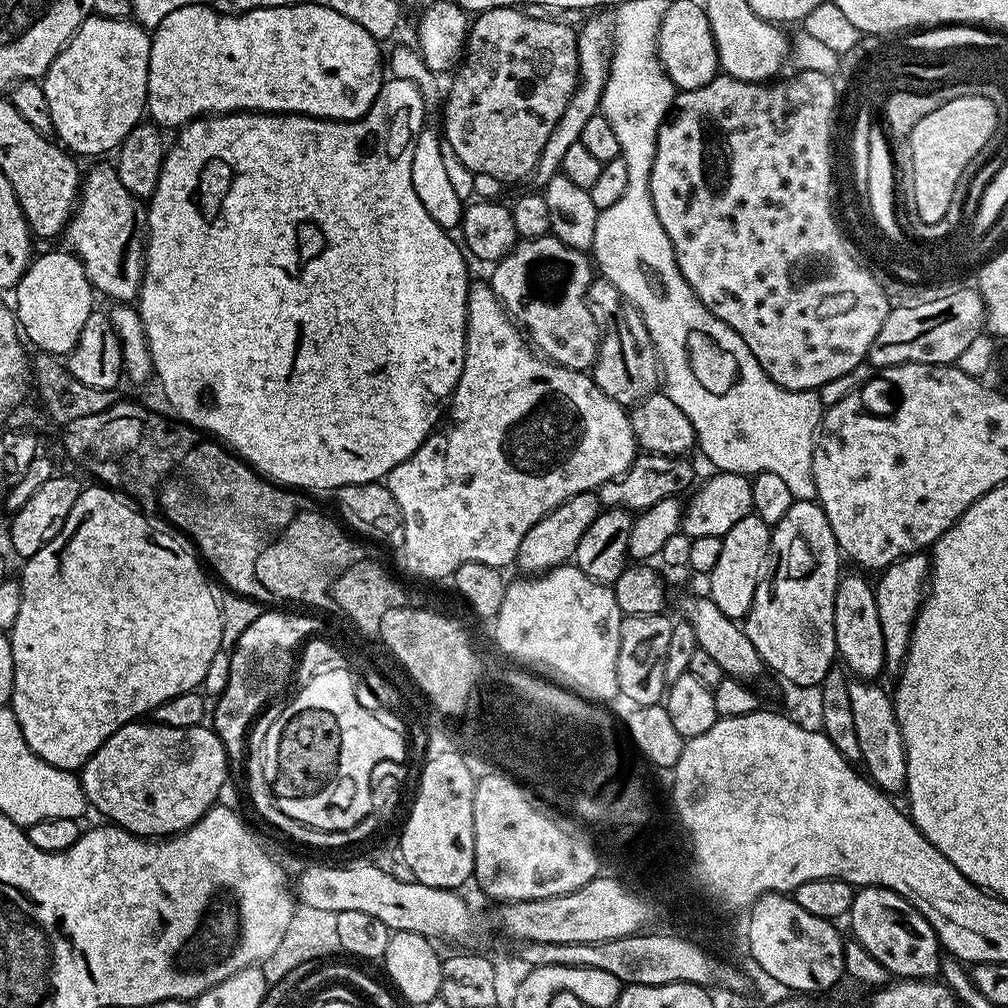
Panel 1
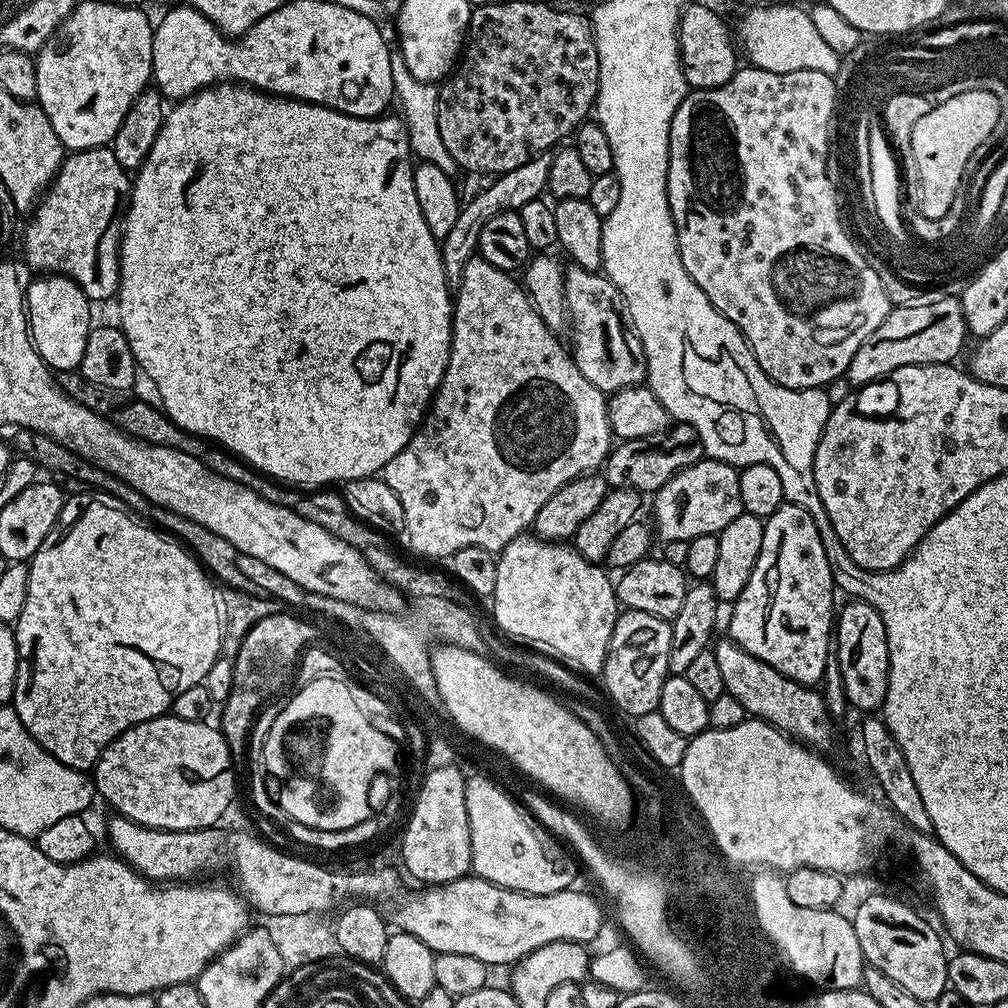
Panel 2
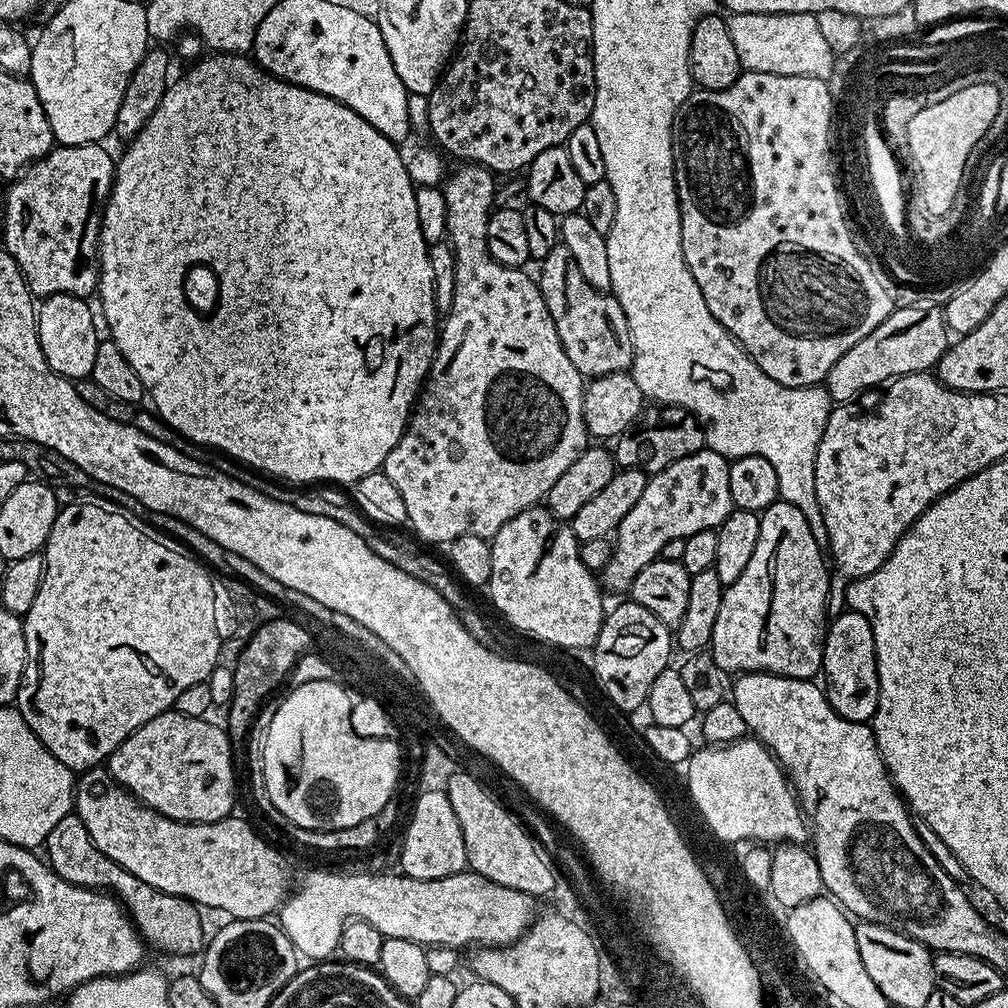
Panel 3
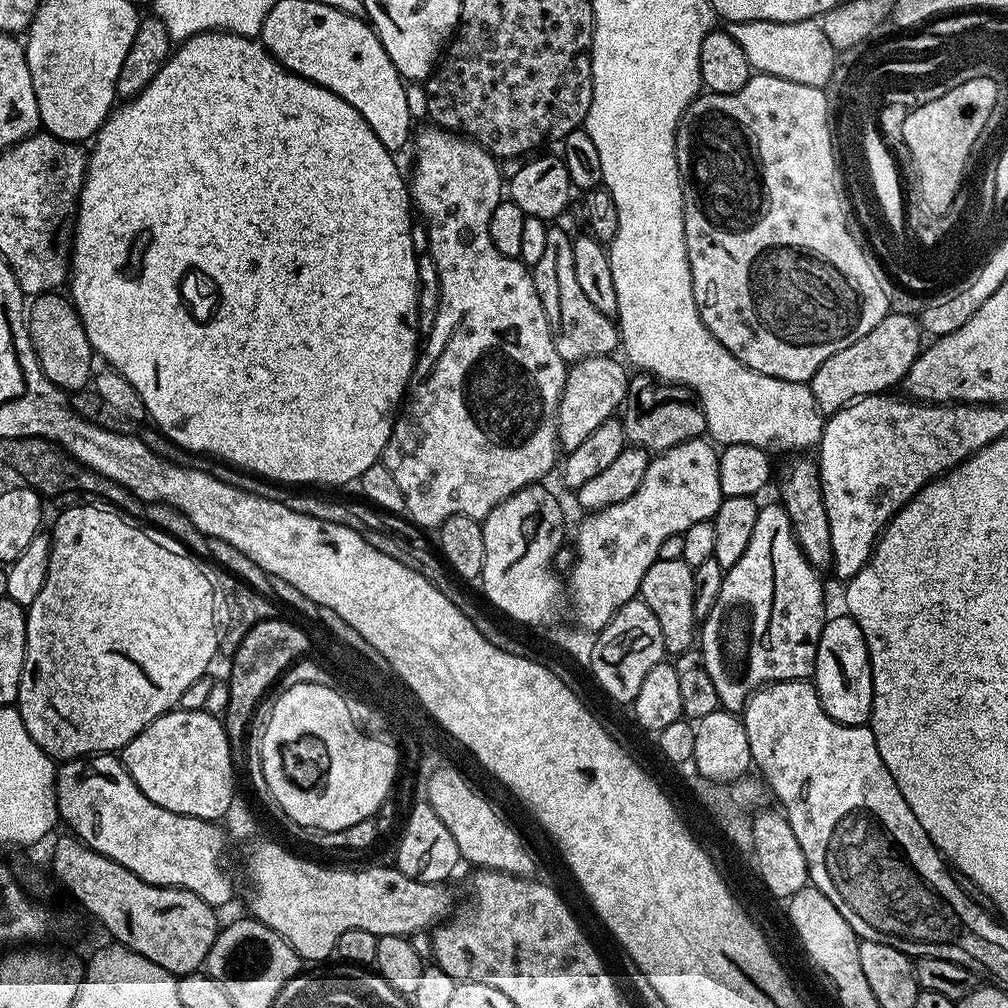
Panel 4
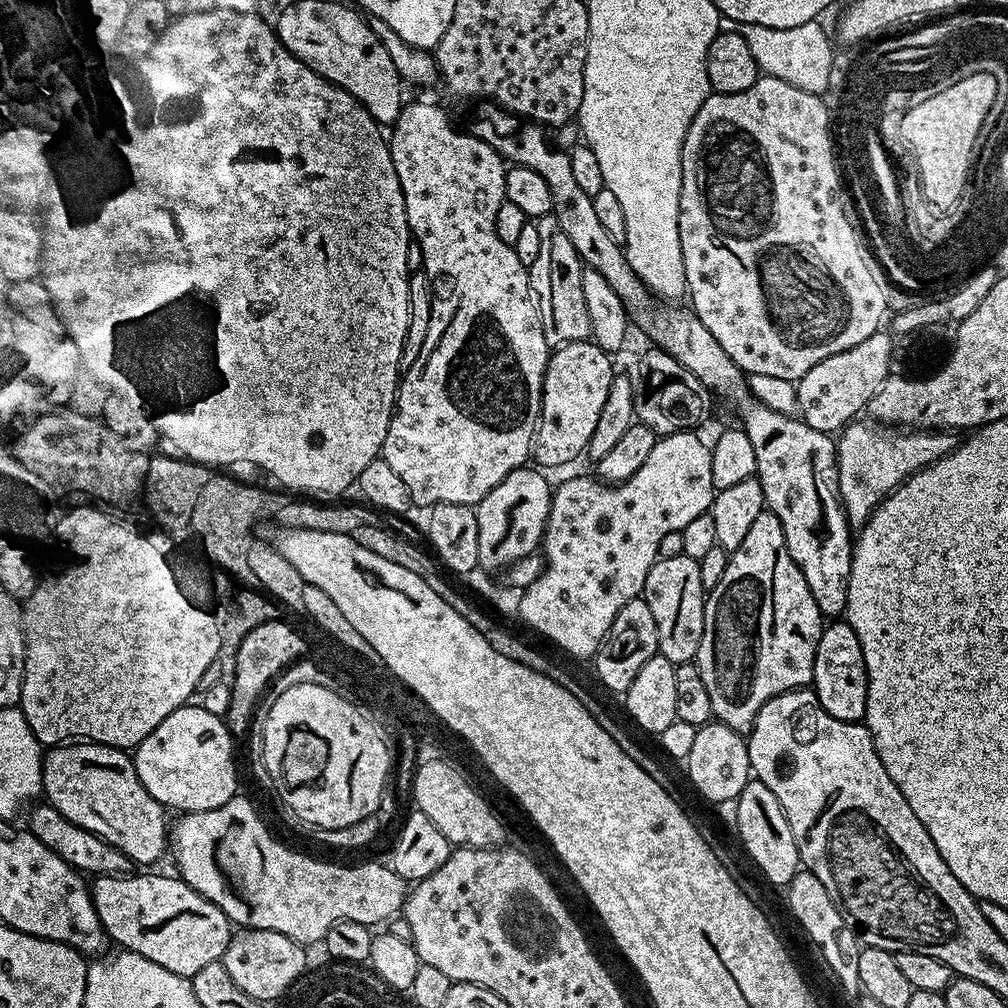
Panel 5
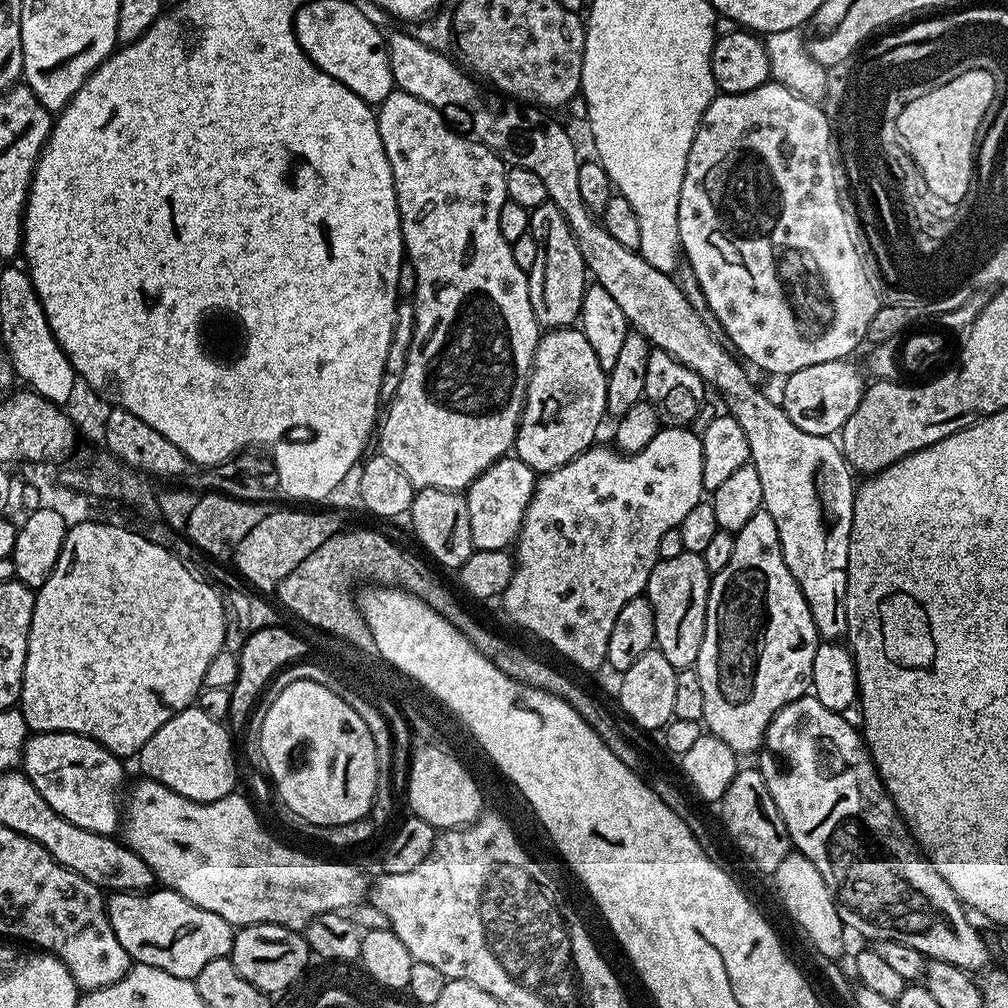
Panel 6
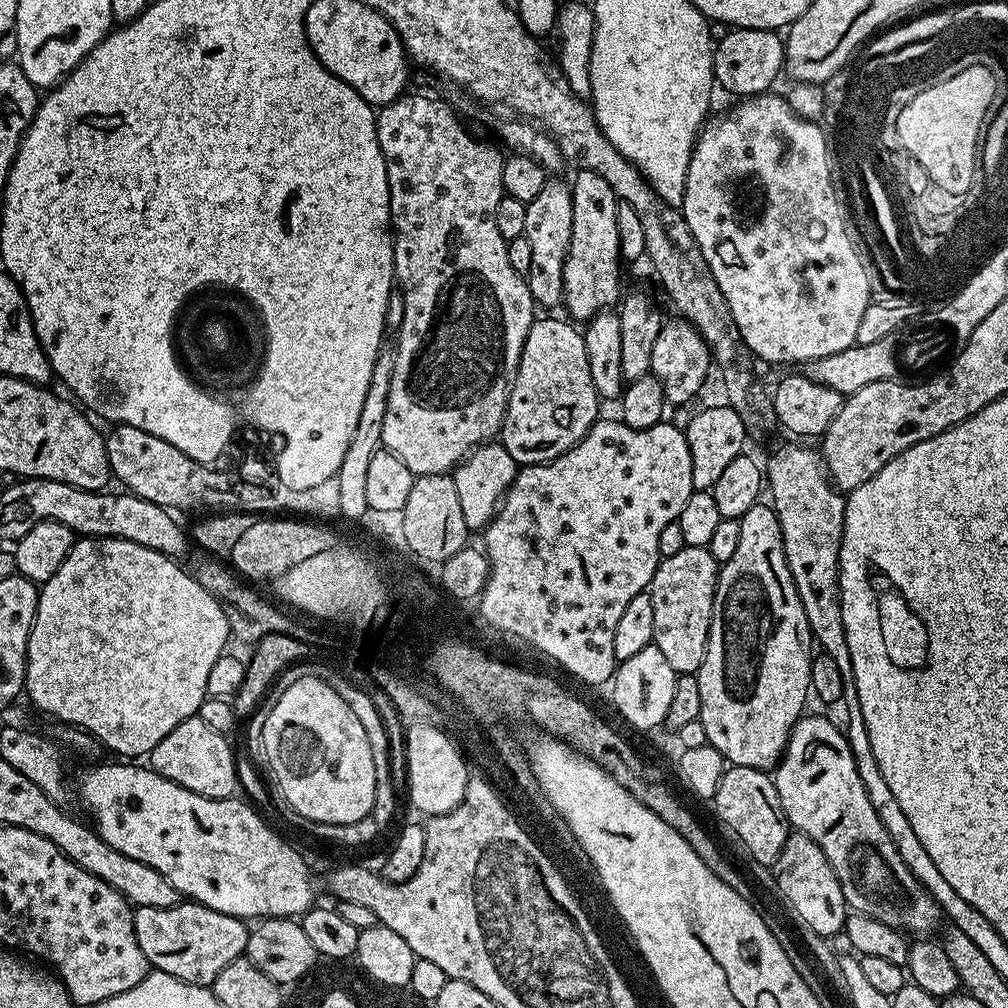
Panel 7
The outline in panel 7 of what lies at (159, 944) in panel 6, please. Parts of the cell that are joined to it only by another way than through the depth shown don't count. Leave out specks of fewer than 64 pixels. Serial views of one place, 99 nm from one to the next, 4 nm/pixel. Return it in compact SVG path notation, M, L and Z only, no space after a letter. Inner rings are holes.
M181 902L173 908L136 908L134 912L134 934L138 938L138 946L142 946L142 954L146 954L149 965L157 972L165 972L188 984L201 986L211 986L214 978L218 978L218 974L226 966L230 966L234 958L245 955L250 928L244 924L247 923L239 916L222 914L195 902Z

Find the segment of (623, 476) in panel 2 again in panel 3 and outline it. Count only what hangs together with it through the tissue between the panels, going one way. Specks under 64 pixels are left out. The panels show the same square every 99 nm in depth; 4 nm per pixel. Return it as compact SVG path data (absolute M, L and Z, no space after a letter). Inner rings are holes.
M673 404L649 407L627 432L615 437L614 444L614 455L620 468L641 468L649 474L661 472L670 466L670 462L678 462L678 458L686 458L686 454L706 447L700 419L690 410Z

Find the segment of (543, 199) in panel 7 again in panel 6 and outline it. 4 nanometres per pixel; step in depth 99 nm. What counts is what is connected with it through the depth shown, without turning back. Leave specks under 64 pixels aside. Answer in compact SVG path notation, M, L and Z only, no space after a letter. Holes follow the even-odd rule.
M545 202L542 206L531 209L528 217L528 227L530 229L530 235L532 235L534 242L538 246L538 258L534 258L534 266L527 272L528 289L530 290L530 306L534 310L534 318L540 324L541 329L551 330L558 328L558 322L568 320L568 318L570 318L570 312L550 310L550 308L552 308L550 296L548 296L548 292L544 292L544 290L548 290L546 278L550 276L550 274L546 274L546 272L550 272L552 266L556 266L556 272L558 272L558 266L568 266L568 264L572 264L570 268L574 268L574 274L576 274L576 296L578 296L578 292L584 292L586 287L584 259L578 250L574 234L570 230L570 226L566 222L562 210L558 210L558 206L554 206L551 202Z

